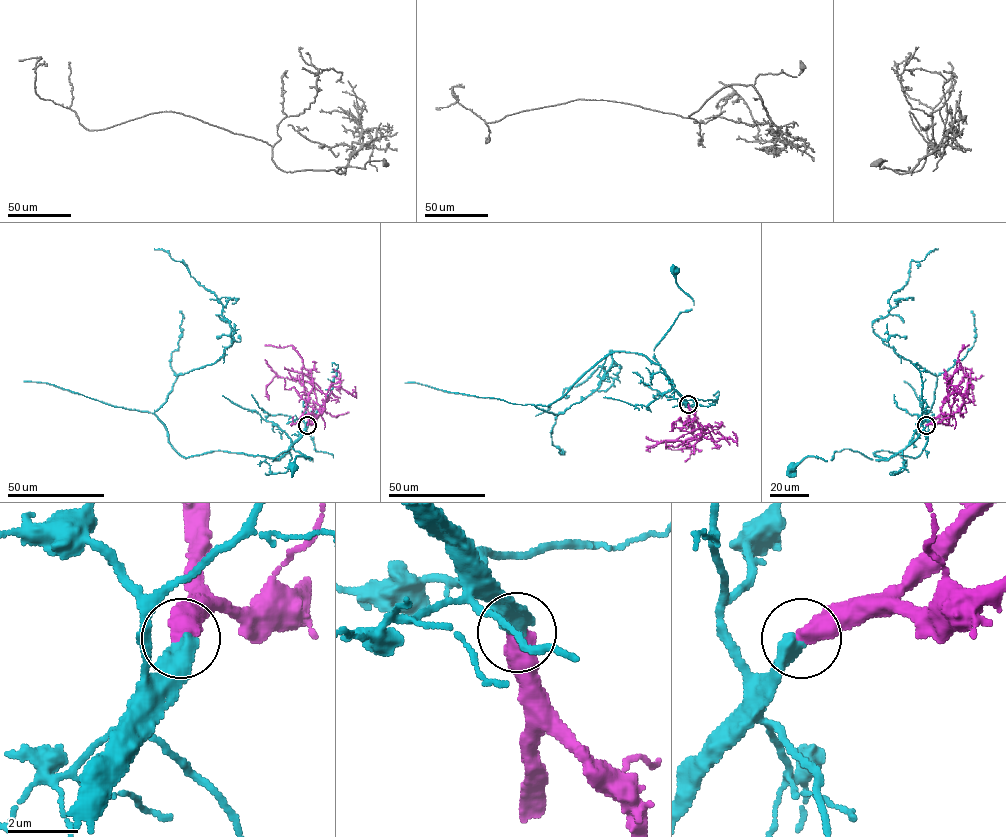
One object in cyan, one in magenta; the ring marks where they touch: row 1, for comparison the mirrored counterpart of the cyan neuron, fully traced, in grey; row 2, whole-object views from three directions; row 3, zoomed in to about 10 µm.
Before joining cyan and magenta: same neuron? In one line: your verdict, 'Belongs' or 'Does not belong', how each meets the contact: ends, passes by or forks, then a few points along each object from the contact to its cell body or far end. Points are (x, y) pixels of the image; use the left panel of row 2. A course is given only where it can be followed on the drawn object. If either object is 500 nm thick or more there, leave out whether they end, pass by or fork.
Belongs. Course of cyan: (307, 425), (279, 459), (272, 459), (292, 448), (312, 459), (298, 456), (294, 466). Course of magenta: (307, 425), (308, 415), (320, 415), (324, 404), (325, 395), (313, 385), (275, 375), (266, 387), (269, 400)

